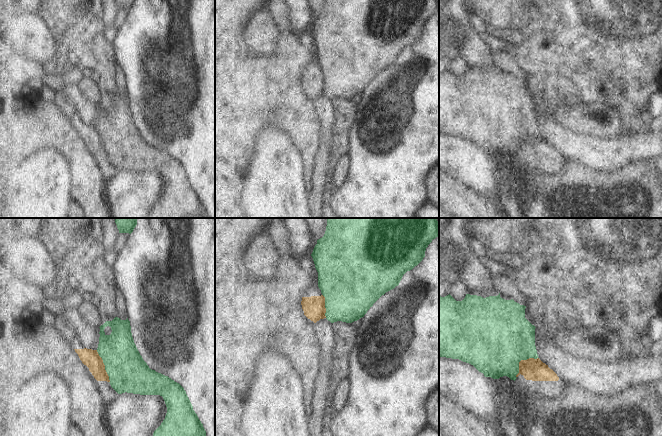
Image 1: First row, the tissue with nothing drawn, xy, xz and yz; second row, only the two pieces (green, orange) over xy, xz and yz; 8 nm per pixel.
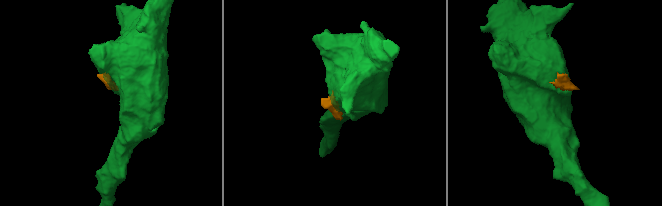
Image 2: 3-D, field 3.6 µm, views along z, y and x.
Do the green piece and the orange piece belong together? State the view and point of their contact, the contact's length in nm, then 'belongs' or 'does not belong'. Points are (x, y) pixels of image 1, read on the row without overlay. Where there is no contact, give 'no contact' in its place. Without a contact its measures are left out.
yz (521, 135) | 240 nm | does not belong

